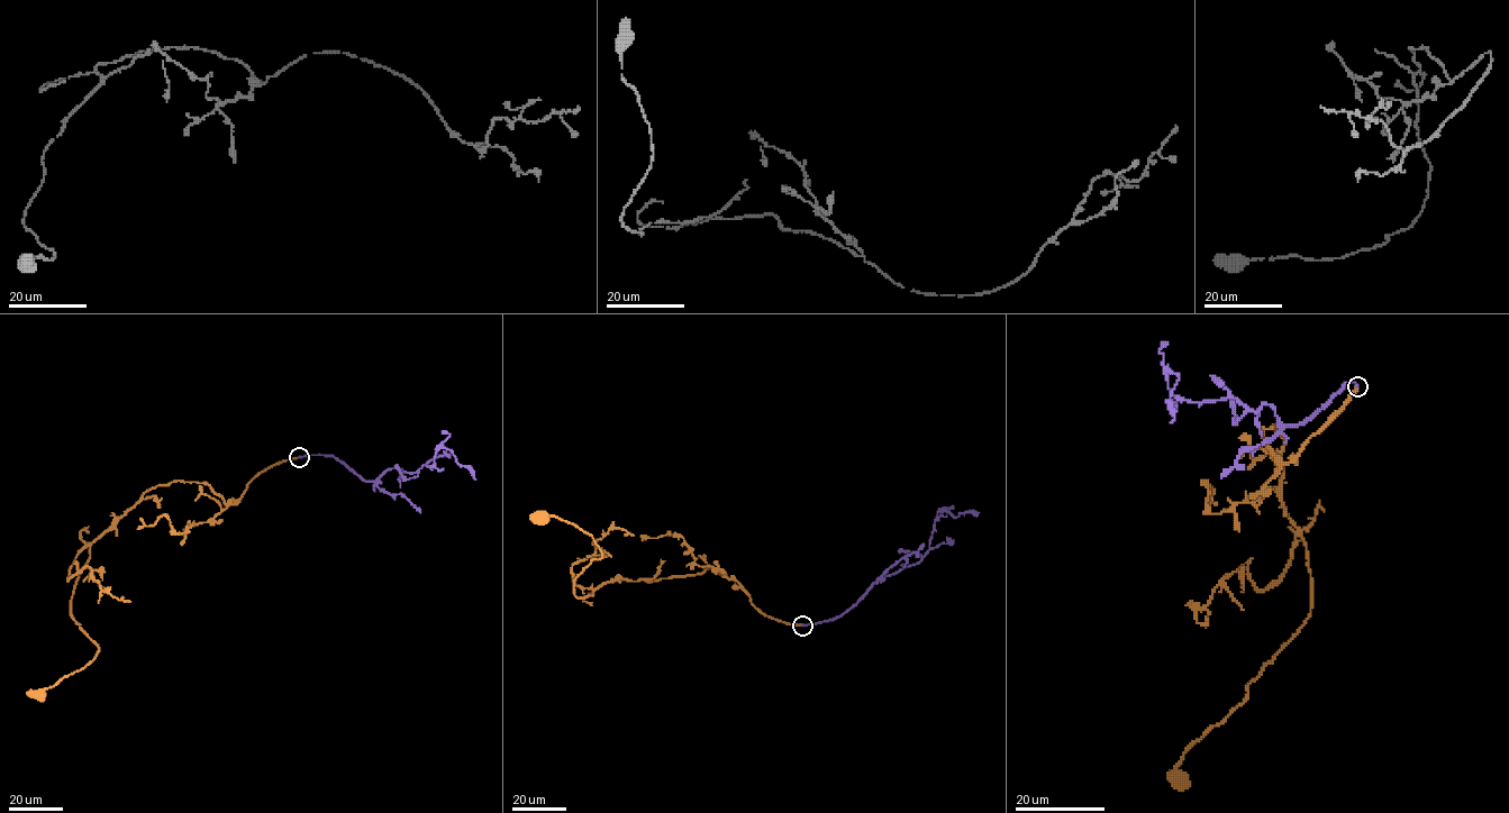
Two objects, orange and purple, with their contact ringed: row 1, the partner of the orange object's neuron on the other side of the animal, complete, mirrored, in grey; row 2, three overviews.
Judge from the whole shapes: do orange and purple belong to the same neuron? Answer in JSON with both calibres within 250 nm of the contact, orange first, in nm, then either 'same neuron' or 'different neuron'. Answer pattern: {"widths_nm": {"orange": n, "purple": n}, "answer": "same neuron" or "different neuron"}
{"widths_nm": {"orange": 240, "purple": 280}, "answer": "same neuron"}

